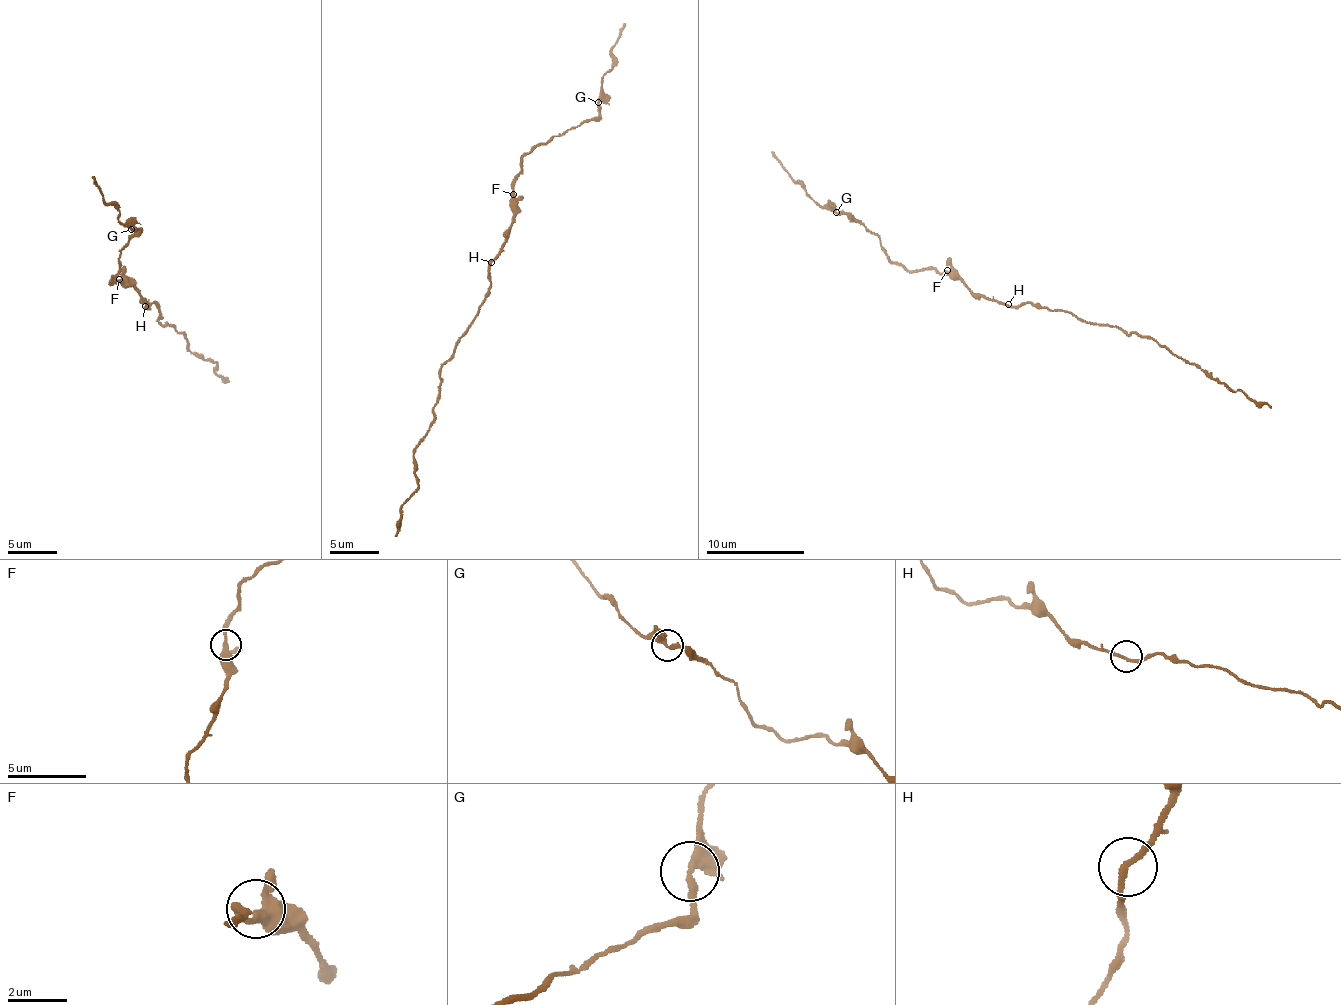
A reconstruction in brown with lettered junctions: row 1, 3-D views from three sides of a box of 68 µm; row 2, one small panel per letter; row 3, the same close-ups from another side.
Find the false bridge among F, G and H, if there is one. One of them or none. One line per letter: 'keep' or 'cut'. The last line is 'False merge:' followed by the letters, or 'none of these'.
F: keep
G: keep
H: keep
False merge: none of these

